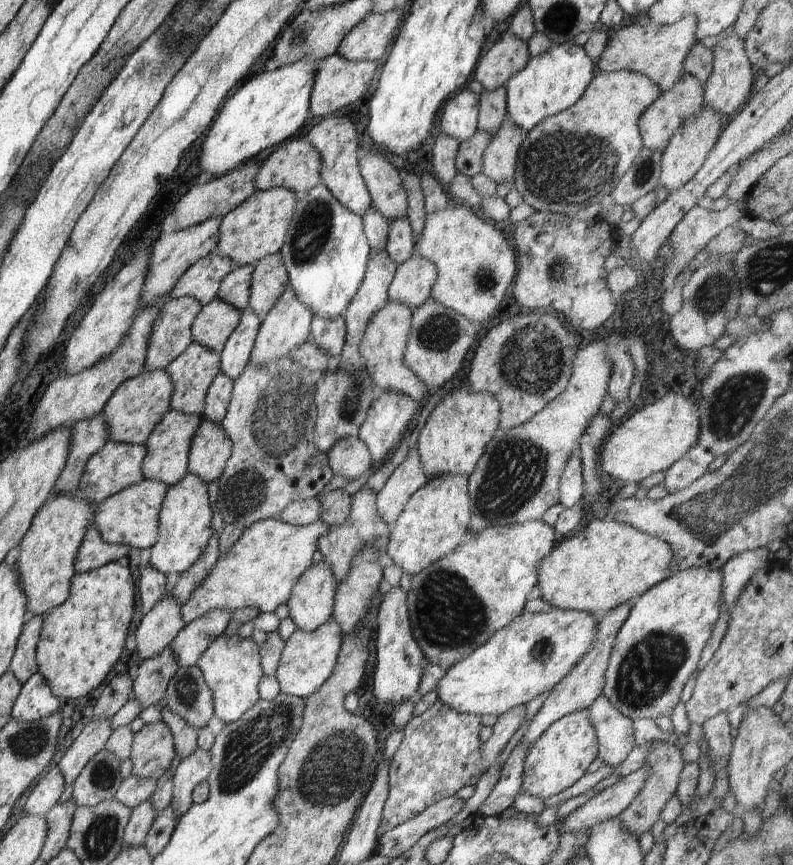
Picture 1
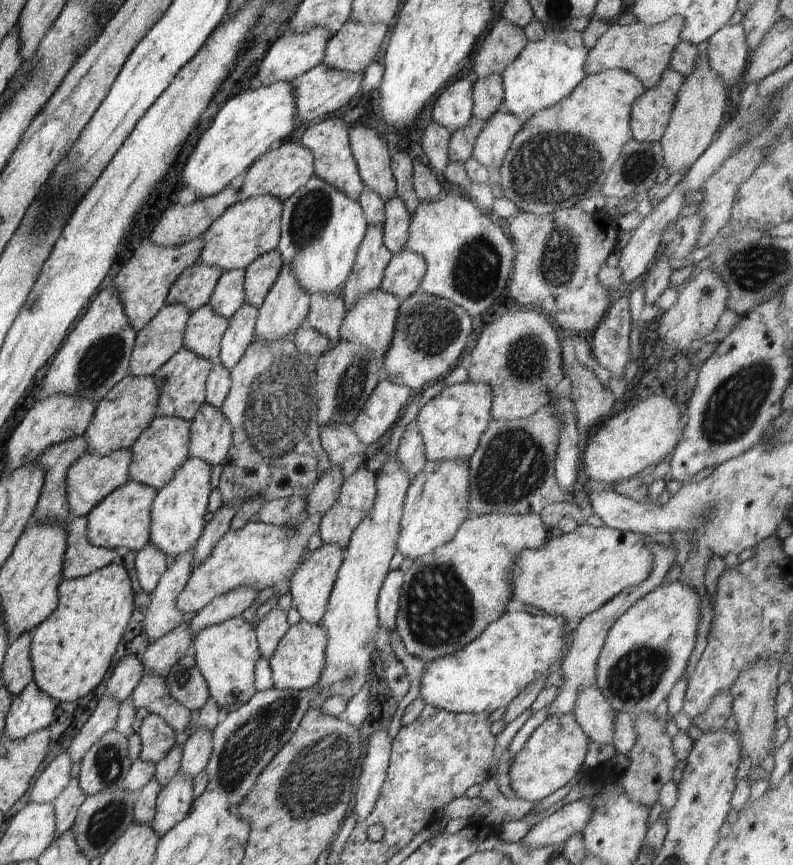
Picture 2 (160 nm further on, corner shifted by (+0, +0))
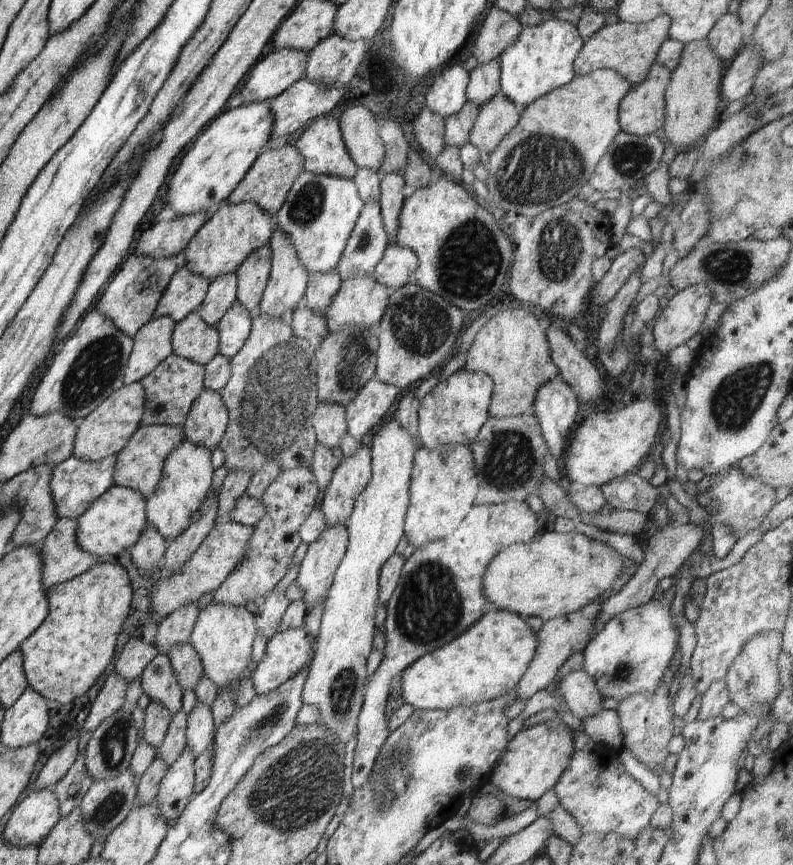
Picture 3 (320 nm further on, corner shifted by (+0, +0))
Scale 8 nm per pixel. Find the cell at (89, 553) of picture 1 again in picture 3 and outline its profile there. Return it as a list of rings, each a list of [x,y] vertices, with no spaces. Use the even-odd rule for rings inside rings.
[[[58,519],[52,530],[37,546],[41,555],[41,581],[44,588],[69,581],[86,572],[102,558],[84,552],[77,543],[75,534],[77,520]]]

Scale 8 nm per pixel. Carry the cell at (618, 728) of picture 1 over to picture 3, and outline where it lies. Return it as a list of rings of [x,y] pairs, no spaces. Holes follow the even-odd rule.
[[[583,668],[563,675],[555,687],[551,684],[549,690],[556,695],[564,696],[569,710],[580,720],[602,710],[600,701],[603,696]]]

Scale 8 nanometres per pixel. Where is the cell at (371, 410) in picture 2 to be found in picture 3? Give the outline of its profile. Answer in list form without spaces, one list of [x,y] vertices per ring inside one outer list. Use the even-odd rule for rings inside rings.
[[[377,378],[370,379],[345,406],[347,432],[360,441],[364,434],[382,422],[401,392],[403,390],[397,386]]]

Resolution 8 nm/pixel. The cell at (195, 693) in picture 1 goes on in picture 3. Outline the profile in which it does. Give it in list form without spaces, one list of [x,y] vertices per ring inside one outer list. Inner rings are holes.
[[[188,643],[172,645],[165,653],[173,666],[178,684],[185,691],[196,686],[204,672],[204,667],[194,647]]]

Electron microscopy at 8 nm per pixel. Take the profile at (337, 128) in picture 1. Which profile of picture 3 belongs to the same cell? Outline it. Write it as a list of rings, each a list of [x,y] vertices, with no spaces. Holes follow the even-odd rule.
[[[329,114],[317,116],[294,146],[304,157],[304,170],[311,173],[353,178],[357,166],[348,154],[339,120]]]

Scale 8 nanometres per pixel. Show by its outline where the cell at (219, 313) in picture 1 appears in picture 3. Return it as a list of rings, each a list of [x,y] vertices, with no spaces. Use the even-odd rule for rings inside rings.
[[[197,309],[175,324],[171,341],[175,355],[202,366],[219,353],[217,330],[199,317]]]

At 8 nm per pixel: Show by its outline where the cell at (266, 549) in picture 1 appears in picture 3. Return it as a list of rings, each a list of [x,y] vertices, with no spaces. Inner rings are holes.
[[[232,520],[216,522],[186,563],[169,575],[162,575],[153,584],[149,592],[149,601],[153,612],[158,612],[160,616],[165,617],[179,606],[189,602],[198,602],[202,594],[214,592],[241,561],[253,532],[252,527],[235,523]]]

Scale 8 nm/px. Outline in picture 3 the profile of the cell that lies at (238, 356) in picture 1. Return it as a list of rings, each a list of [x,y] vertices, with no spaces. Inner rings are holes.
[[[236,299],[218,321],[219,352],[229,360],[244,346],[251,331],[252,318],[252,313]]]

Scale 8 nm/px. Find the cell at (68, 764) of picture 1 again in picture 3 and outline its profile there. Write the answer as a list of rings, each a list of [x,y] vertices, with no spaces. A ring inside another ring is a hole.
[[[112,671],[106,677],[102,688],[97,693],[92,708],[84,721],[83,728],[92,732],[105,718],[123,709],[126,704],[127,684],[119,674]]]

